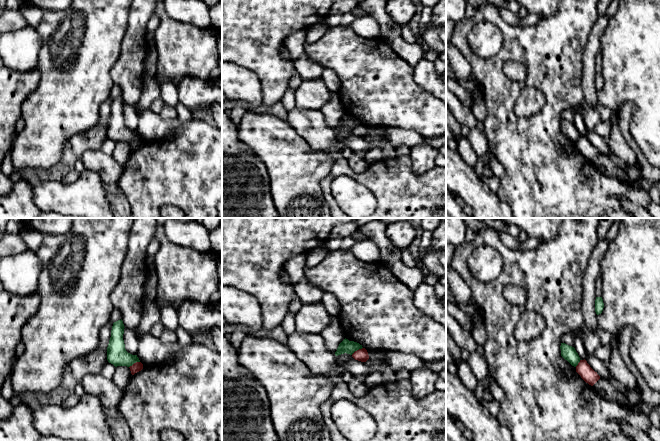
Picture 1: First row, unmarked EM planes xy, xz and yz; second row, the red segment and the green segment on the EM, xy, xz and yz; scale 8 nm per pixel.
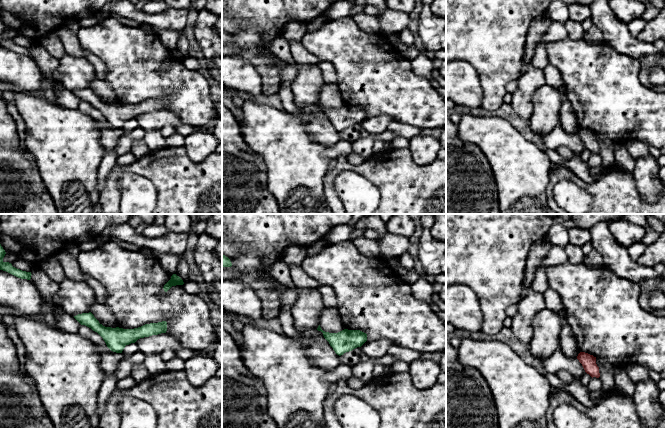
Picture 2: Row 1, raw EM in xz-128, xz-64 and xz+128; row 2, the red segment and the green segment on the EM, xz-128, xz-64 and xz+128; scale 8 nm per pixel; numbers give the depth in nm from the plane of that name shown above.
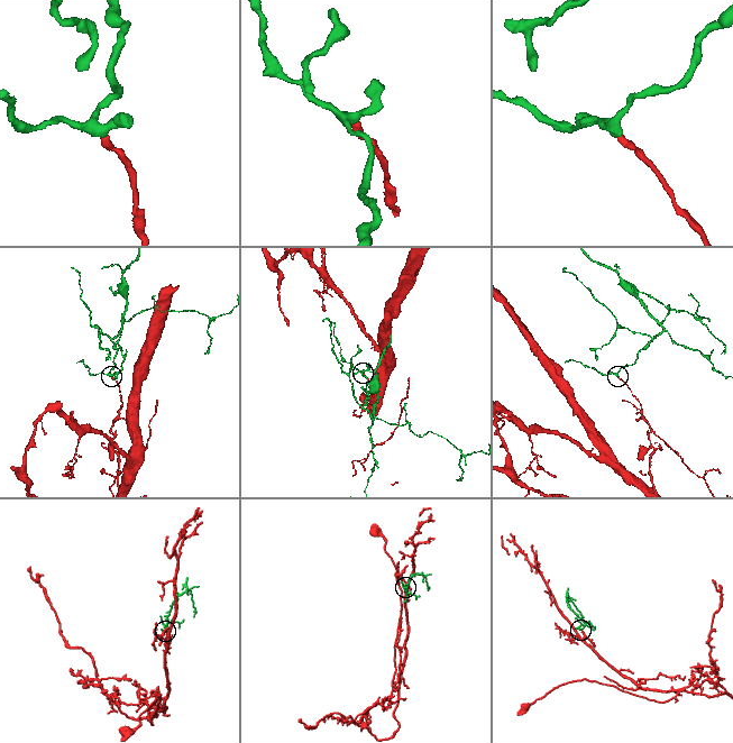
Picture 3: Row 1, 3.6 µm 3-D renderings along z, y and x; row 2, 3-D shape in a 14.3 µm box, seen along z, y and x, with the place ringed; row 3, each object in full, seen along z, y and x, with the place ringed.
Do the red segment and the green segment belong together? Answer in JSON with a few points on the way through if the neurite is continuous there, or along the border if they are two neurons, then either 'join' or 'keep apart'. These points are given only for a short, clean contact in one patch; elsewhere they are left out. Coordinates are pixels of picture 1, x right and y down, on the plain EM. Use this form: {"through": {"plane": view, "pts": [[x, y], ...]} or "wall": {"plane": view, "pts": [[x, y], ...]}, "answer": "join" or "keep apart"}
{"wall": {"plane": "xz", "pts": [[362, 123], [351, 130]]}, "answer": "keep apart"}

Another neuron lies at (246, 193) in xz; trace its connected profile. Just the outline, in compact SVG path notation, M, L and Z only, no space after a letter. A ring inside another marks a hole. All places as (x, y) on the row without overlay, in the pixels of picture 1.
M222 111L222 218L279 218L264 163L238 137L238 125Z

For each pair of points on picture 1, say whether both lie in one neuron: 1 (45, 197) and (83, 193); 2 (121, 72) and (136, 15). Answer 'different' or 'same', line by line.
1: same
2: same

